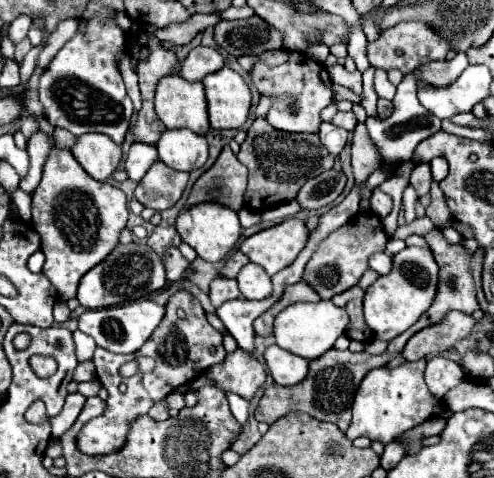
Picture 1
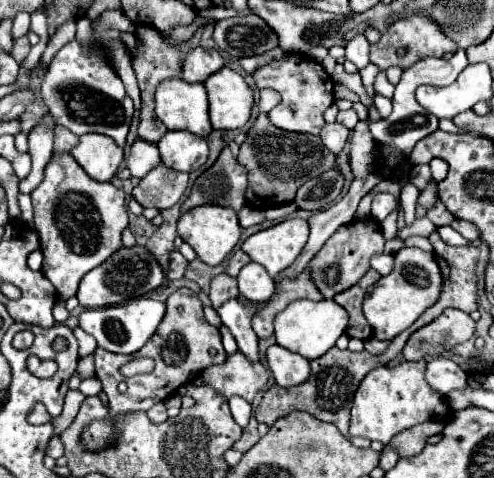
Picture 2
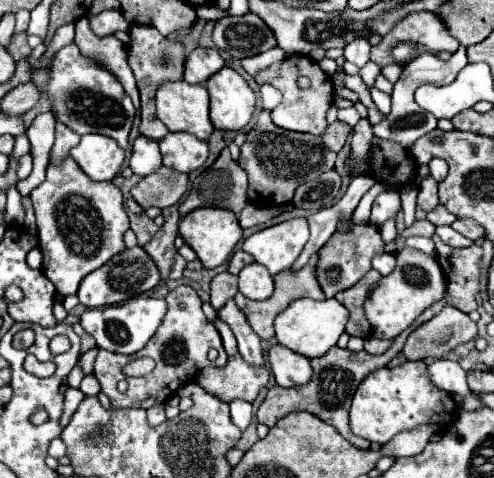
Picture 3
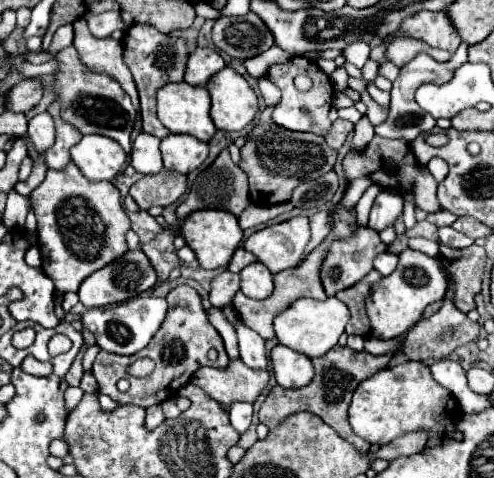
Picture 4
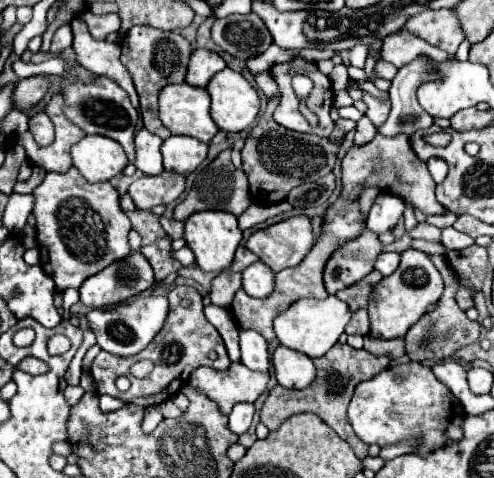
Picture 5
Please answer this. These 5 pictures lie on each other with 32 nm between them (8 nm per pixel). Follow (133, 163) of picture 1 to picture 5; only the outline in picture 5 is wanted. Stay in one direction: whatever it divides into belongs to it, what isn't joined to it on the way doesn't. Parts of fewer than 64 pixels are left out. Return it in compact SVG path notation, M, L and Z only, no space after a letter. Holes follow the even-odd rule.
M142 128L136 134L136 162L134 162L134 166L138 170L142 170L144 174L164 172L162 154L160 154L162 142L164 142L162 138L156 138L156 134L146 132L146 128Z

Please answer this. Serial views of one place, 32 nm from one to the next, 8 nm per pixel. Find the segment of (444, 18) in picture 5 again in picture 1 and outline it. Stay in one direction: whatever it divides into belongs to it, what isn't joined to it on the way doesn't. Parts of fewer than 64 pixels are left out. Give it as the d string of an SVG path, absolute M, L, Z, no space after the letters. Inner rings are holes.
M410 20L384 30L376 42L368 44L368 60L374 68L382 68L382 70L398 68L404 74L408 74L426 60L444 60L450 50L452 44L448 44L448 40L444 40L432 26L422 24L420 20ZM396 50L402 50L402 54L396 54Z

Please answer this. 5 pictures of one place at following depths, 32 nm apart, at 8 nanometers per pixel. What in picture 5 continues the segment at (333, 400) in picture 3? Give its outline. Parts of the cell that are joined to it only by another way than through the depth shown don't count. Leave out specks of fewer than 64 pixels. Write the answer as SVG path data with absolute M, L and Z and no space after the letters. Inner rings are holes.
M336 342L330 348L330 352L316 358L314 364L316 364L318 374L316 374L316 380L312 382L310 388L306 388L306 390L286 390L282 386L276 386L276 388L272 388L268 392L268 398L266 398L266 402L262 406L262 412L260 412L262 424L268 430L276 430L276 428L280 428L282 420L288 420L294 414L312 412L312 414L320 416L334 432L338 432L338 436L352 446L356 456L366 458L369 445L362 442L352 430L348 416L346 416L346 408L350 404L350 398L352 398L352 392L354 392L356 384L360 384L362 380L374 378L376 374L386 370L390 366L390 360L382 358L382 356L372 356L366 350L356 350L356 348L348 346L348 344Z

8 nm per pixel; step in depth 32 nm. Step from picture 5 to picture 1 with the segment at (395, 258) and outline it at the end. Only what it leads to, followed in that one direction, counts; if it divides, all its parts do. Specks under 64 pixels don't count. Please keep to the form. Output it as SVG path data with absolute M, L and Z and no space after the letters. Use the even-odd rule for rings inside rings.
M384 252L382 254L374 254L370 258L370 268L376 270L378 274L388 274L392 270L392 258L386 256Z

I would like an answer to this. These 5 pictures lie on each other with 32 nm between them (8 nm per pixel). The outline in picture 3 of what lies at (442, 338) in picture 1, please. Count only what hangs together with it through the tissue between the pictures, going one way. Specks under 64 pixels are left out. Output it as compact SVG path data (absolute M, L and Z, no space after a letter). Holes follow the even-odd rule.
M444 306L432 320L410 332L402 352L408 360L444 358L456 346L474 340L476 334L478 326L468 318L468 314L458 308Z

